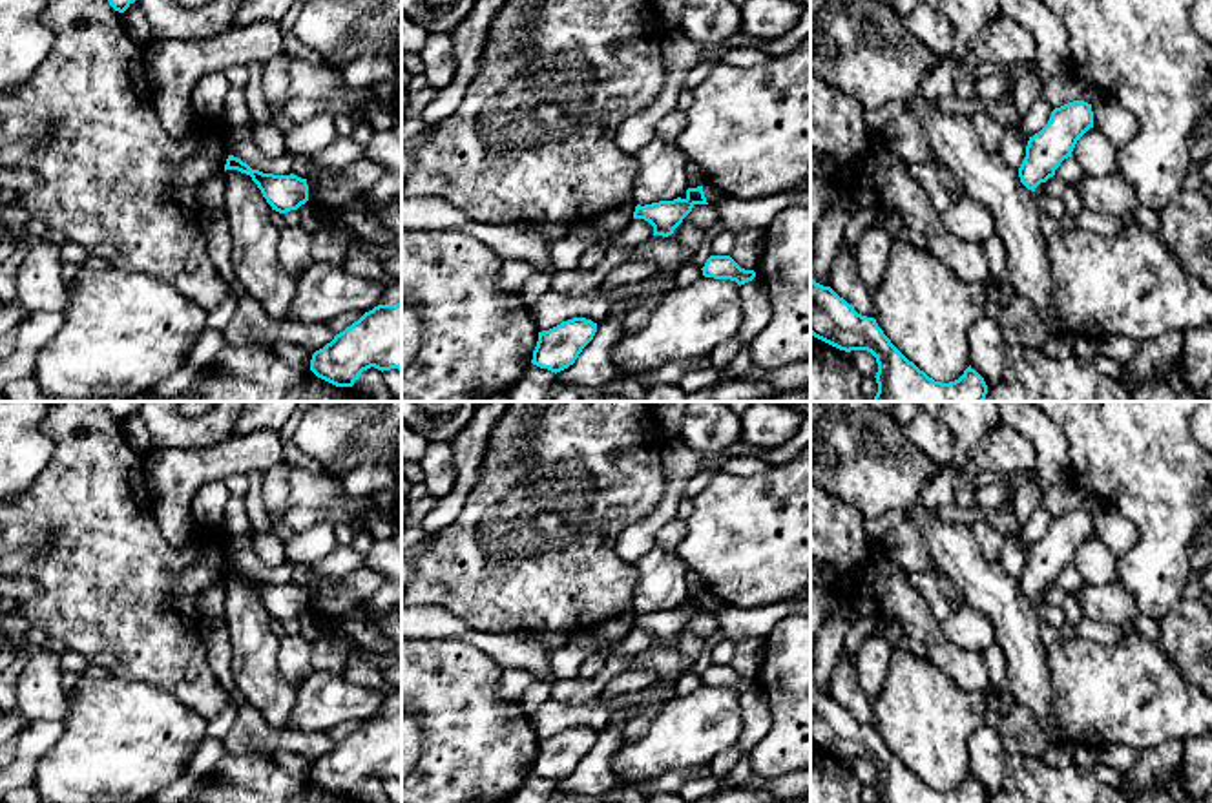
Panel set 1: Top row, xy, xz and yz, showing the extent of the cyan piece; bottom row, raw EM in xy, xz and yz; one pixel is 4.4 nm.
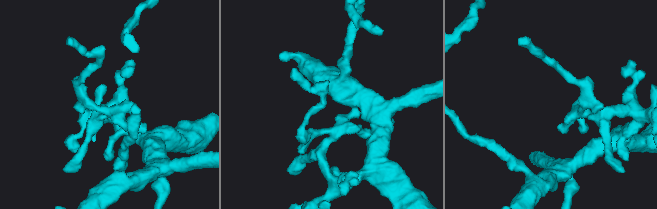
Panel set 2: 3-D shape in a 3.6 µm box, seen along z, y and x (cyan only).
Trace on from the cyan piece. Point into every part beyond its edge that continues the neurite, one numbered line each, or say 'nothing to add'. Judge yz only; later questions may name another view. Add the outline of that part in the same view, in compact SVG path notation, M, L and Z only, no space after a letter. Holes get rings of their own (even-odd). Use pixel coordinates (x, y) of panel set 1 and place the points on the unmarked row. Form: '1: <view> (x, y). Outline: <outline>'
nothing to add

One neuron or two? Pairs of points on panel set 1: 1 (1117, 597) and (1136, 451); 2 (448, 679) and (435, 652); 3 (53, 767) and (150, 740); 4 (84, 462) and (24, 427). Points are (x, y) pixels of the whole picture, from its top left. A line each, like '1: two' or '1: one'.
1: two
2: one
3: one
4: two

